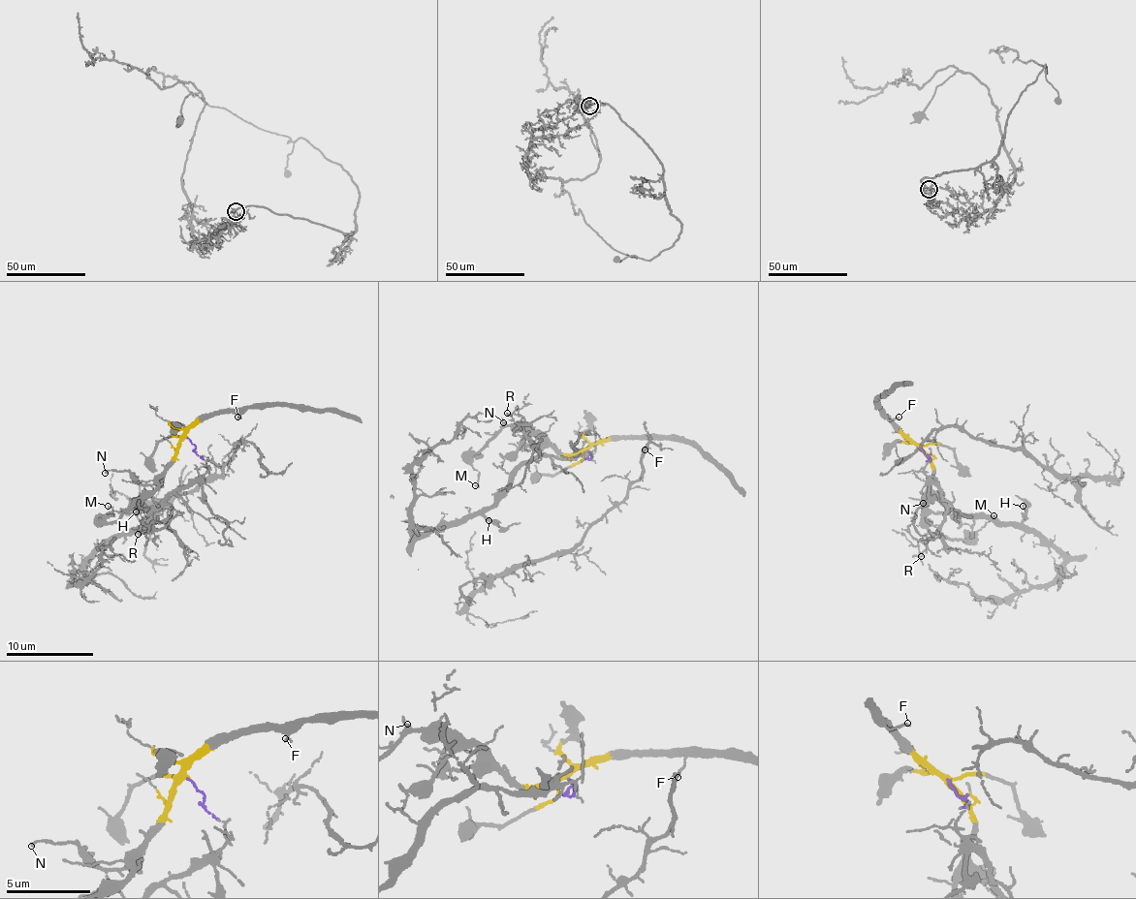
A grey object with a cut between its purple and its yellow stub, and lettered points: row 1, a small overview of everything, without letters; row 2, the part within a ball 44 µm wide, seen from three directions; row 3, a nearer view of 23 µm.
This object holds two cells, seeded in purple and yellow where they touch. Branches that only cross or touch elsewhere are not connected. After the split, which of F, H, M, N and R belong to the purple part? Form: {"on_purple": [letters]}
{"on_purple": ["H", "R"]}

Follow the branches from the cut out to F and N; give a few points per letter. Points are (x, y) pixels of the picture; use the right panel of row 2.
F: (921, 445), (898, 430), (886, 418), (891, 419), (899, 417)
N: (921, 445), (920, 450), (929, 458), (935, 499), (938, 501), (925, 495), (922, 504)

